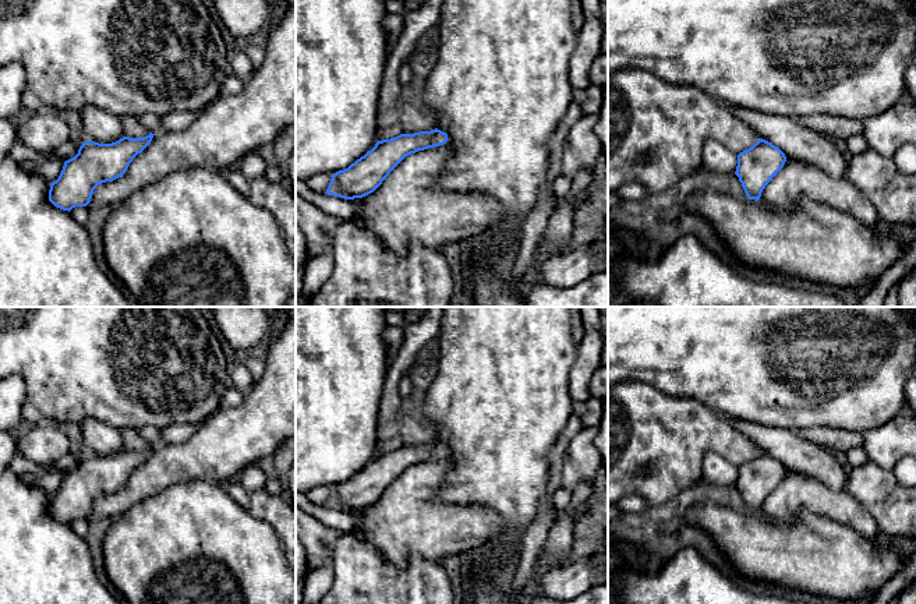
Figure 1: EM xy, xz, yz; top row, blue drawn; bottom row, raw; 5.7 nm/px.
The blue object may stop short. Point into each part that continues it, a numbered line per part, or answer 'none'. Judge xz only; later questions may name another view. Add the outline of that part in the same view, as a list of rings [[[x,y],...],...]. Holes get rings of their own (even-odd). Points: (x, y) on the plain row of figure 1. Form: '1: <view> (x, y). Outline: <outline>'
1: xz (407, 518). Outline: [[[446,456],[406,469],[371,506],[362,509],[362,522],[354,534],[369,541],[390,564],[406,568],[413,552],[439,561],[487,545],[503,530],[503,519],[481,505],[441,502],[438,490],[445,484],[452,463]]]

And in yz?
1: yz (795, 493). Outline: [[[786,471],[784,480],[765,498],[758,513],[788,526],[800,511],[846,524],[867,540],[880,536],[874,518],[852,494],[845,490],[830,490],[818,480],[791,471]]]

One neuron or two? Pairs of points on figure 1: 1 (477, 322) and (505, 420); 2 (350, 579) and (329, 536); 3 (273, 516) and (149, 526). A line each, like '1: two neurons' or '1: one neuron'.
1: one neuron
2: two neurons
3: two neurons

